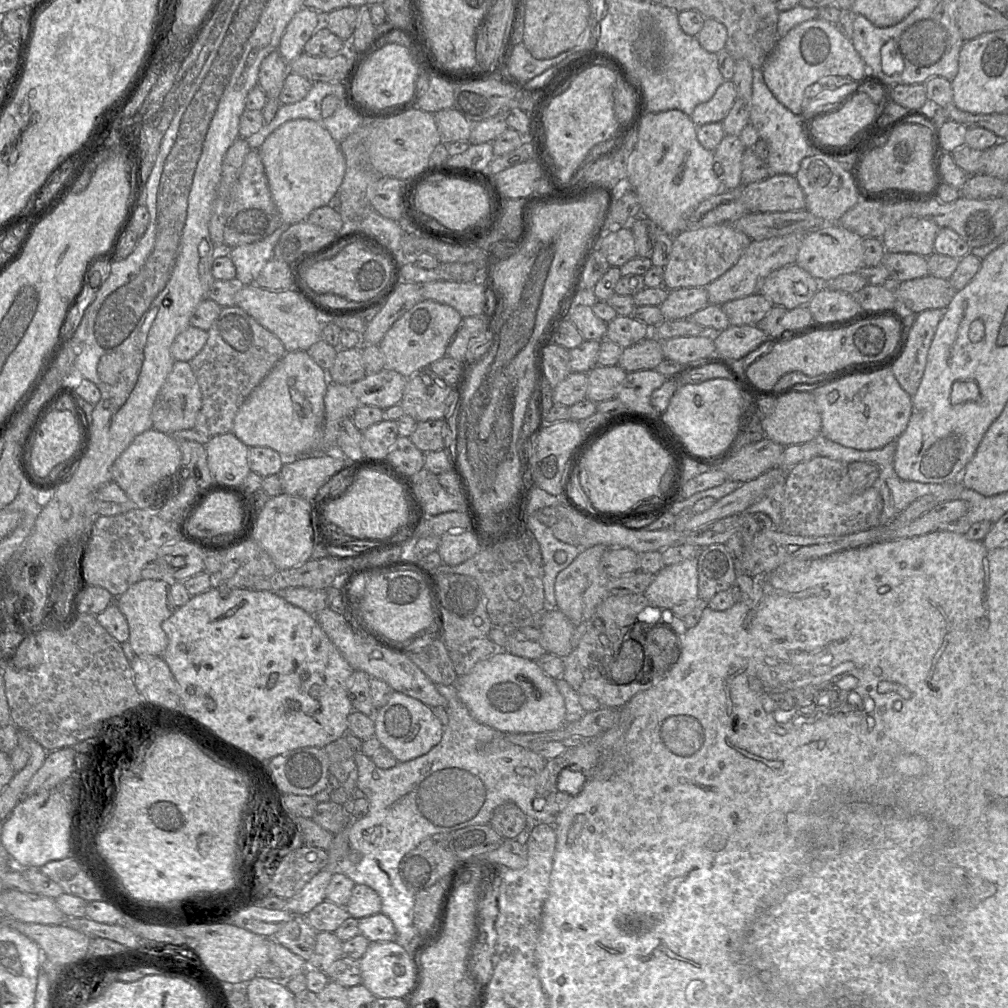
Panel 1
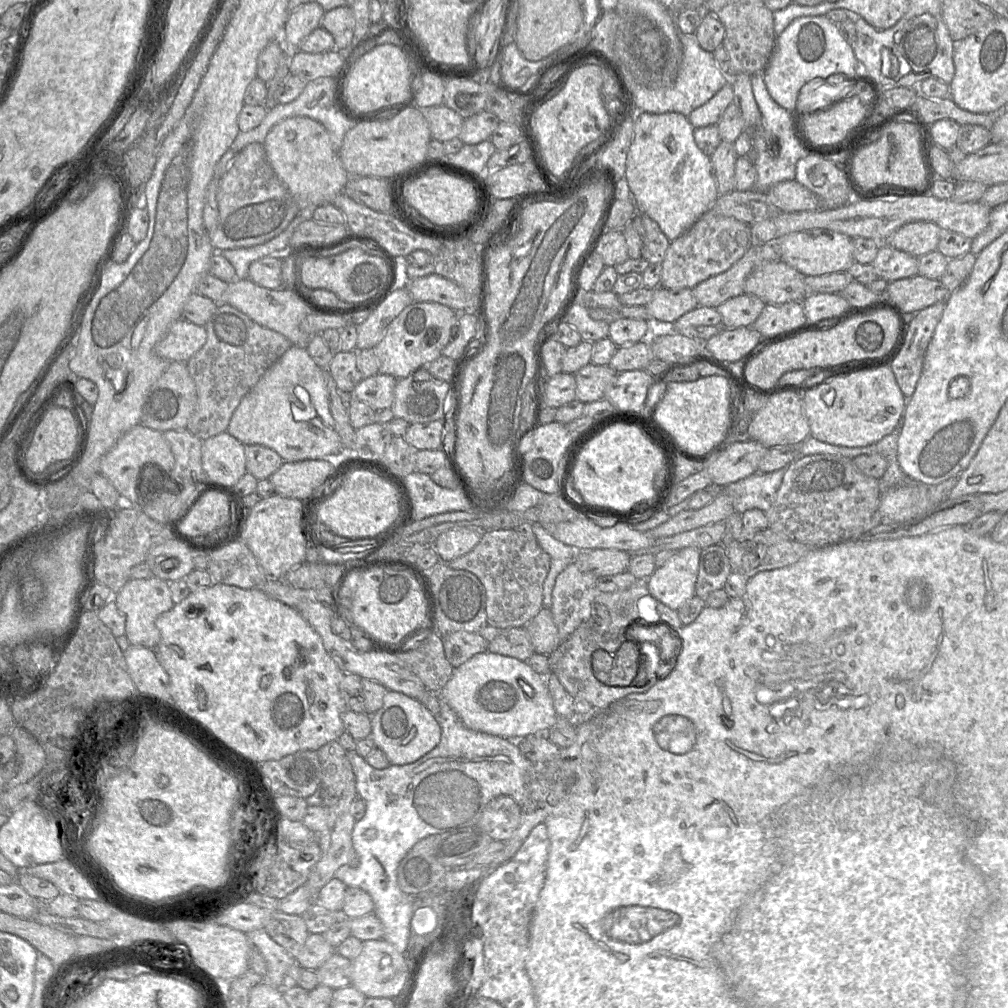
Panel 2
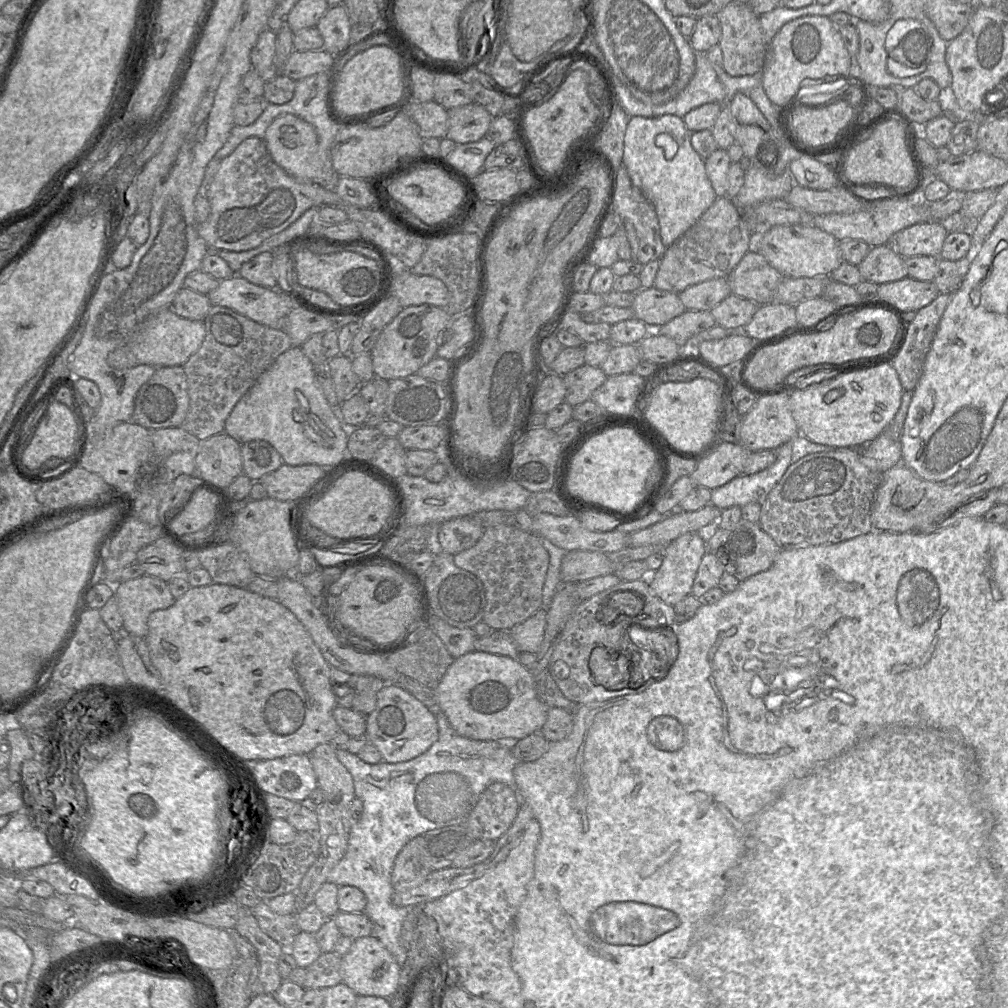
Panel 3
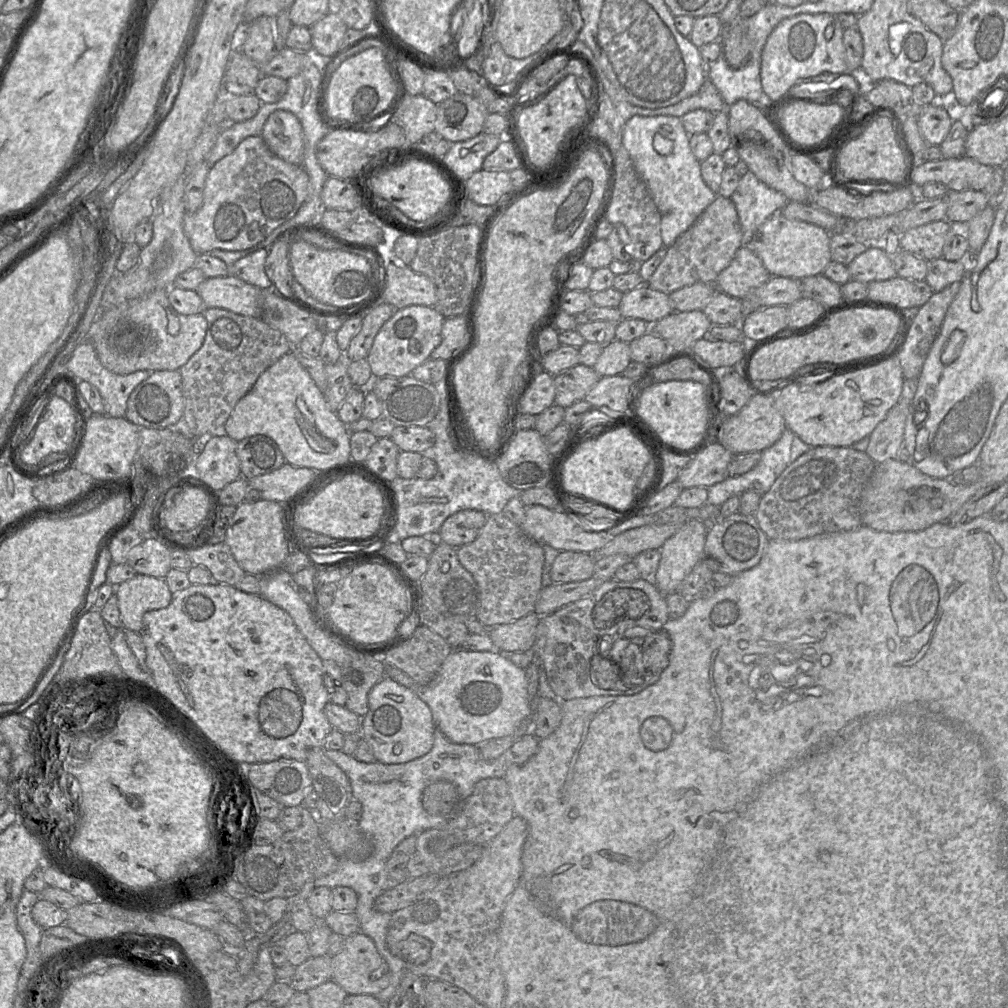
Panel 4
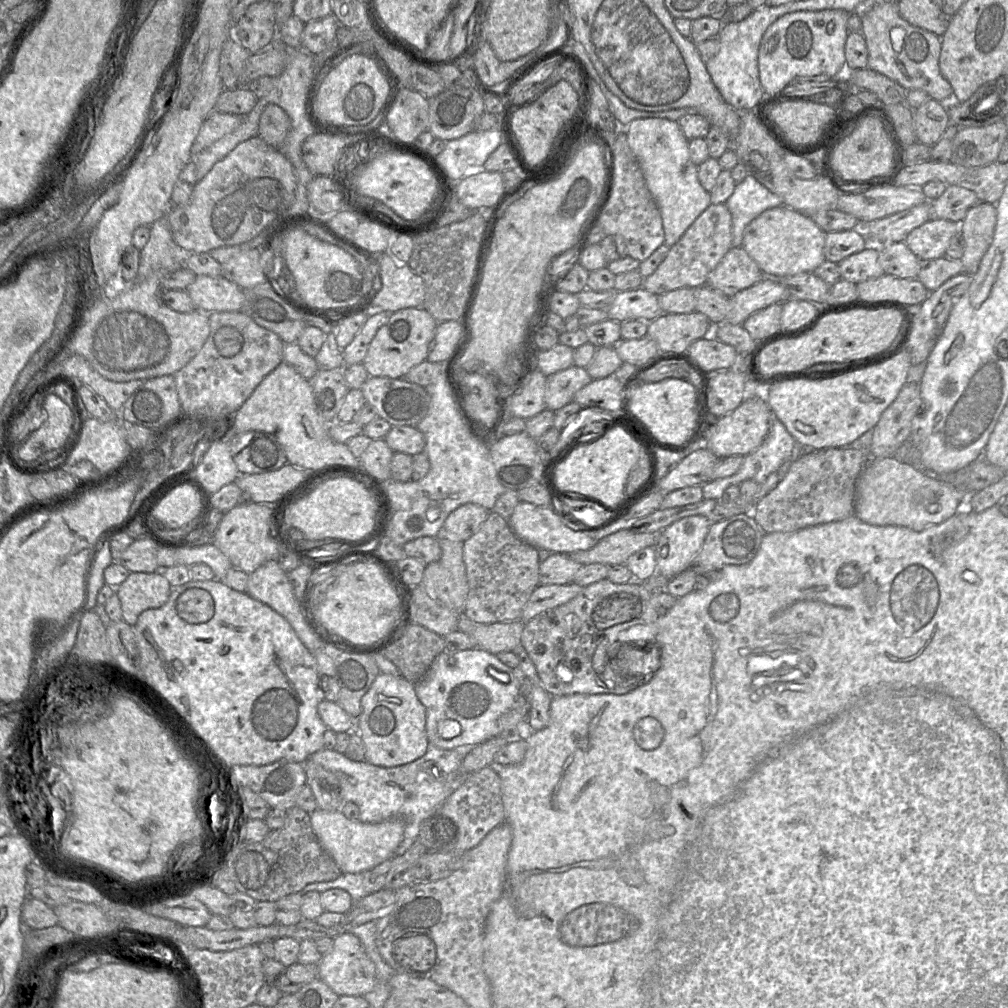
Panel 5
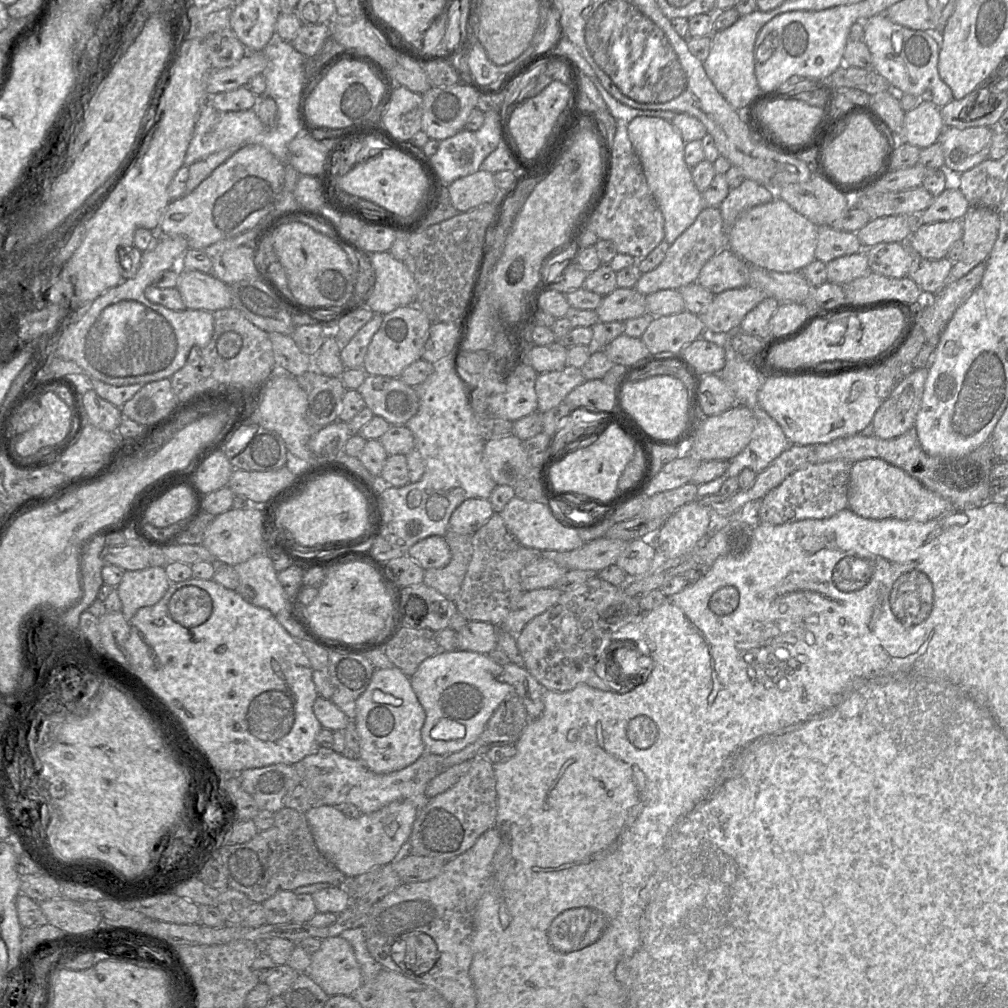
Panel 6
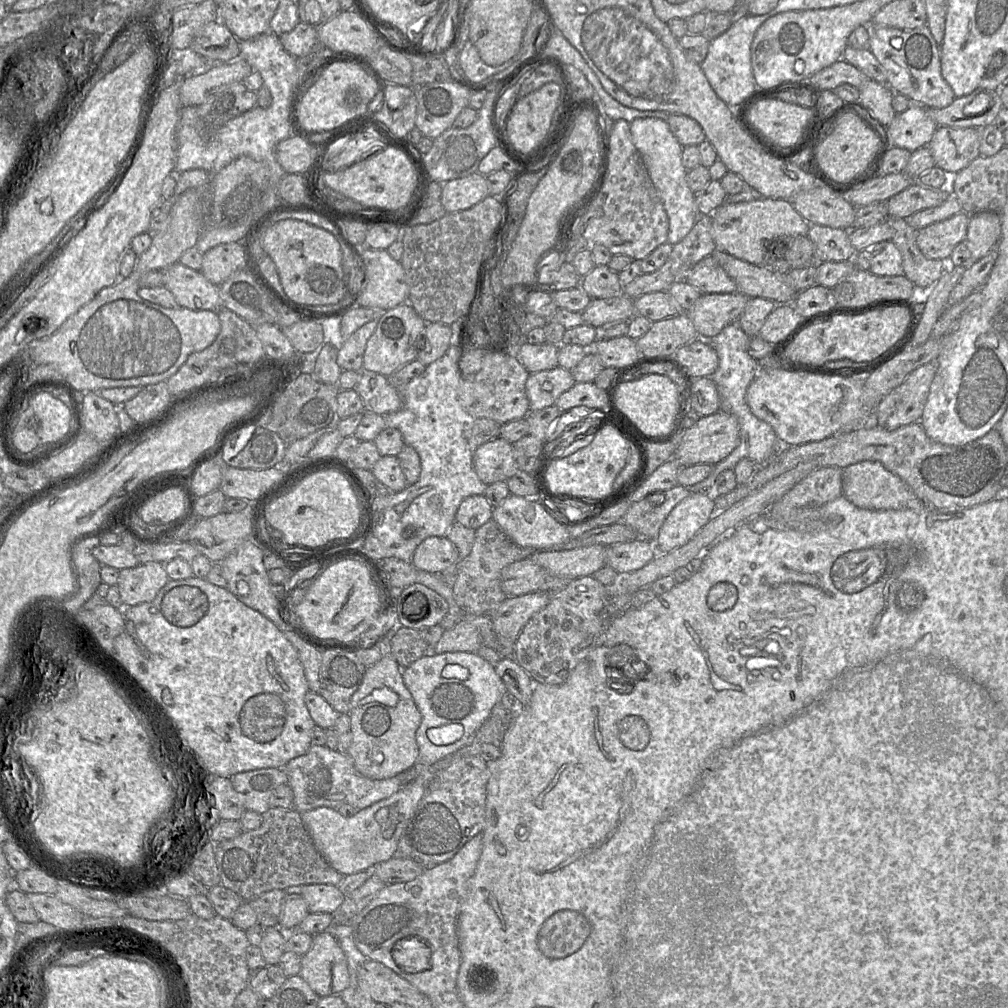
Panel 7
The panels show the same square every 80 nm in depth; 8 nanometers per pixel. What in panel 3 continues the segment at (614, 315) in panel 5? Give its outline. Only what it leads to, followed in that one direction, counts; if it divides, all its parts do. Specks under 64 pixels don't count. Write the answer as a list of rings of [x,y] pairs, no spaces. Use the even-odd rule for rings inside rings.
[[[654,286],[641,288],[635,293],[632,305],[634,317],[652,330],[660,329],[670,320],[686,311],[679,293],[660,290]]]

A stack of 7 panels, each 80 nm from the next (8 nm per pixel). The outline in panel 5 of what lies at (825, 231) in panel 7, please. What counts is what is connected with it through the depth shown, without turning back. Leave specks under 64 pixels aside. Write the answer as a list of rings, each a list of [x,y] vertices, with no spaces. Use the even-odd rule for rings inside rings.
[[[860,229],[828,232],[825,236],[824,256],[827,261],[839,263],[848,256],[863,251],[869,240]]]

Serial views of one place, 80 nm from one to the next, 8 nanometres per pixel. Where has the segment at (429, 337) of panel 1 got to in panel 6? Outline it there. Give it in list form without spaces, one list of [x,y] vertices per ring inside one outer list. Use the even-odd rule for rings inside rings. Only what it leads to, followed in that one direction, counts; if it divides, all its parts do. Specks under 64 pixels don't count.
[[[417,305],[402,306],[384,314],[379,329],[368,345],[363,371],[366,375],[399,378],[406,367],[421,359],[431,324],[428,316]]]

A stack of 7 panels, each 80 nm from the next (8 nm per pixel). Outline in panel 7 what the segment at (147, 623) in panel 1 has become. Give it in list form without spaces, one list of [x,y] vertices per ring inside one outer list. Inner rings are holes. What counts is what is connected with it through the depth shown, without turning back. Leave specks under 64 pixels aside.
[[[148,562],[119,571],[117,588],[123,607],[151,602],[168,583],[165,564]]]

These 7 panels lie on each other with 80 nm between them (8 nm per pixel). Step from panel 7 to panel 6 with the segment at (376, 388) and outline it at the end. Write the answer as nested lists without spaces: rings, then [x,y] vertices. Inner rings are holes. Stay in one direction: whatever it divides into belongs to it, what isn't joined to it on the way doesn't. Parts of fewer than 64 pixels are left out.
[[[366,375],[357,390],[366,407],[390,425],[404,425],[417,413],[420,406],[415,389],[399,378]]]

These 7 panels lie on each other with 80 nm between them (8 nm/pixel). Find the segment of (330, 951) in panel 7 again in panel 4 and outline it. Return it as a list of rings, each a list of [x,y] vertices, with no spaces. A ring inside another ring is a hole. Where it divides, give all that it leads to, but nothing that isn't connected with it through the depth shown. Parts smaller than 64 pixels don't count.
[[[358,932],[345,937],[341,951],[332,957],[332,980],[340,985],[348,995],[375,996],[390,984],[390,970],[373,940]]]

